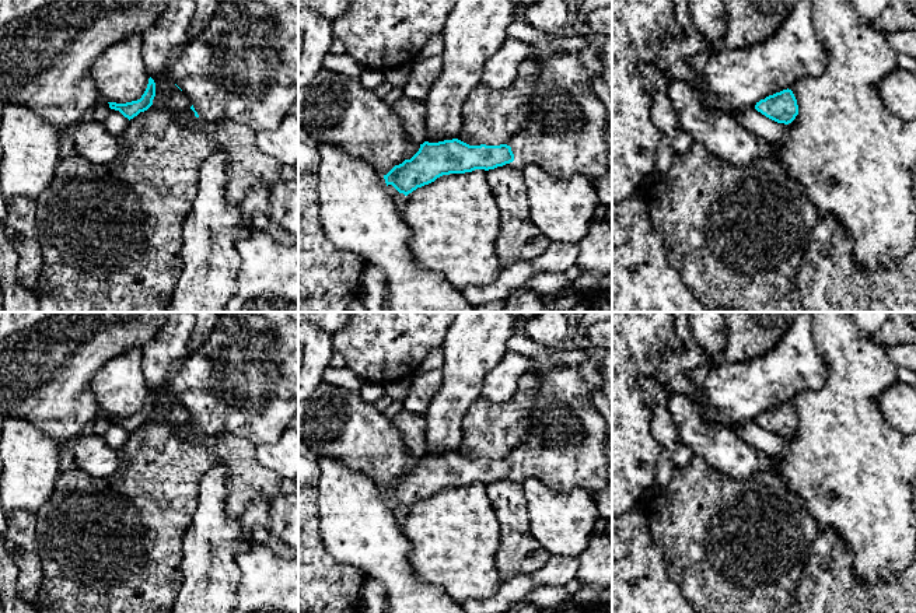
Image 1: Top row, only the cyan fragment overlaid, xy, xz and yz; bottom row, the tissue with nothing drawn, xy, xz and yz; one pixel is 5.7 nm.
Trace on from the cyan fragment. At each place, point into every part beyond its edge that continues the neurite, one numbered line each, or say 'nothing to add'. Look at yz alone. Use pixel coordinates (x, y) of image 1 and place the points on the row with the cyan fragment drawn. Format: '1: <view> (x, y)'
nothing to add

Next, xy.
1: xy (244, 67)

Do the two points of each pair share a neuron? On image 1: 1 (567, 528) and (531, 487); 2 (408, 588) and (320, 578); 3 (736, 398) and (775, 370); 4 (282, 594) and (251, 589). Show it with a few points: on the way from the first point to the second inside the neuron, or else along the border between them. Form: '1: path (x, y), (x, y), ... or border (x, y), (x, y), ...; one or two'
1: path (558, 518), (538, 497); one
2: border (338, 560), (355, 566), (367, 578); two
3: path (745, 388), (761, 384), (765, 379); one
4: path (275, 594), (271, 589), (258, 589); one

